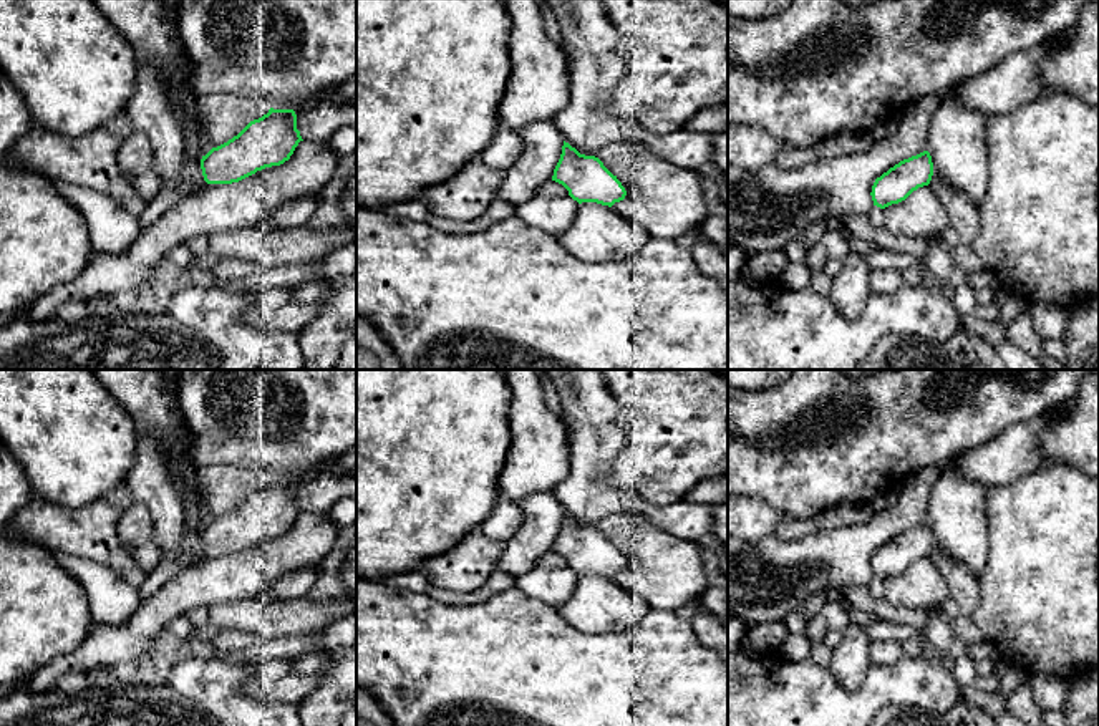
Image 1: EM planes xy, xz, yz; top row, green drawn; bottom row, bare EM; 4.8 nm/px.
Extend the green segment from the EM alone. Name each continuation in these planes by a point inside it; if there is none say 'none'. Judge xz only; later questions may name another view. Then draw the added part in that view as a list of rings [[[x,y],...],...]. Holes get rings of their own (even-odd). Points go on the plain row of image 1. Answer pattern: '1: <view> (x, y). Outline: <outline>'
none

